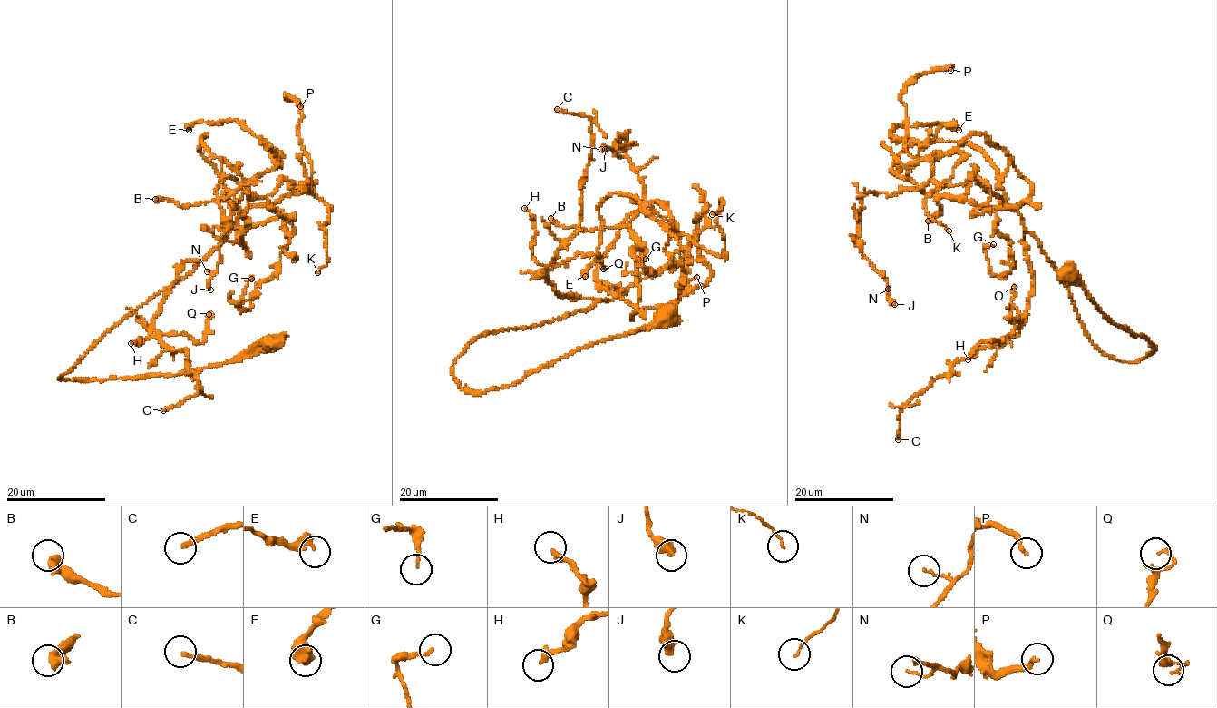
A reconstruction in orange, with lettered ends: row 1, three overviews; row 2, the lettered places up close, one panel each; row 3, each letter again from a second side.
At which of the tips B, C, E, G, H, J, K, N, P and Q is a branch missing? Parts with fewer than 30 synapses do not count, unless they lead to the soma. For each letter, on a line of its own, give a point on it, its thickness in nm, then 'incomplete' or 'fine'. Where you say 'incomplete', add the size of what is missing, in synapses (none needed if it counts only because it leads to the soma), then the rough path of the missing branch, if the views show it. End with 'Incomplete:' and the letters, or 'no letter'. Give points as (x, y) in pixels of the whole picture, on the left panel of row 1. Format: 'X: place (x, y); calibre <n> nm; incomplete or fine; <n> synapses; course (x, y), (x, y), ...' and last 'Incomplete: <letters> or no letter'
B: place (155, 199); calibre 440 nm; fine
C: place (163, 410); calibre 220 nm; incomplete; 45 synapses
E: place (189, 130); calibre 400 nm; fine
G: place (251, 279); calibre 130 nm; fine
H: place (131, 343); calibre 280 nm; fine
J: place (210, 290); calibre 440 nm; fine
K: place (317, 272); calibre 100 nm; fine
N: place (207, 271); calibre 110 nm; fine
P: place (300, 106); calibre 200 nm; fine
Q: place (209, 314); calibre 100 nm; fine
Incomplete: C

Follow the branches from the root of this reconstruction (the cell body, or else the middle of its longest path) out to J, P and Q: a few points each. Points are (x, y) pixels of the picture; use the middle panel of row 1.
J: (662, 318), (512, 385), (467, 393), (452, 374), (483, 334), (686, 261), (612, 149), (622, 135), (605, 149)
P: (662, 318), (512, 385), (452, 374), (483, 334), (686, 262), (664, 223), (695, 240), (708, 204), (696, 277)
Q: (662, 318), (512, 385), (460, 386), (472, 341), (594, 305), (548, 270), (578, 253), (603, 269)

